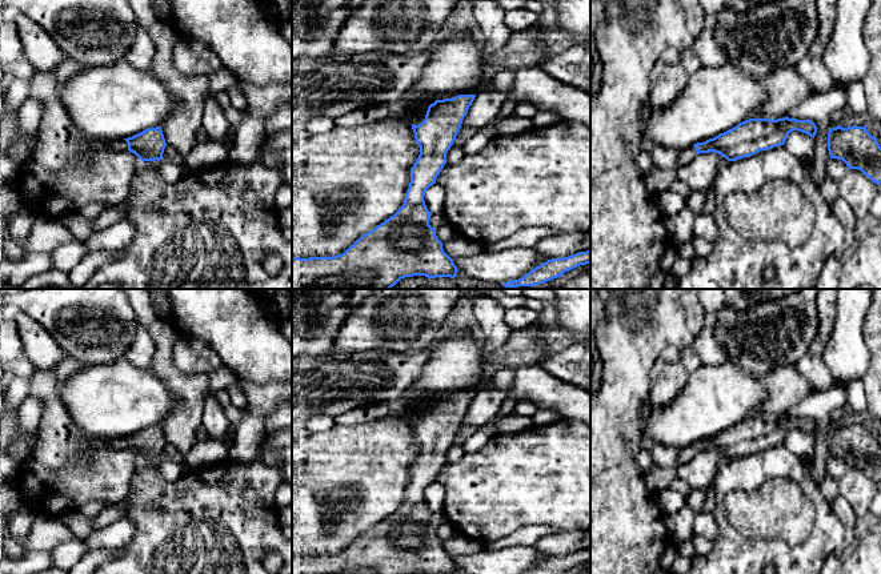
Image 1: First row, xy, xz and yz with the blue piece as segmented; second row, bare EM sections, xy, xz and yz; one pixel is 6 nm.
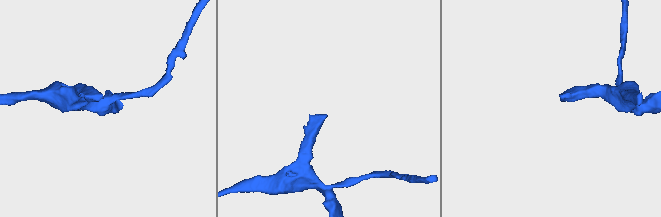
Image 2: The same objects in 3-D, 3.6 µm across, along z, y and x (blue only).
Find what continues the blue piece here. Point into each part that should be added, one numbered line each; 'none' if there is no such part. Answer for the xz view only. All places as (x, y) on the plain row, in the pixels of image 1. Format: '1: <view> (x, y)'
1: xz (416, 414)

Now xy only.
1: xy (119, 444)

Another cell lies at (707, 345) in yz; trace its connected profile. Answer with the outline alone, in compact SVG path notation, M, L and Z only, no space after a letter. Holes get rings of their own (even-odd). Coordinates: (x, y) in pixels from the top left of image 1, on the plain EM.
M706 314L701 333L694 337L692 348L697 352L702 365L720 365L729 362L729 354L720 345L714 334L714 317Z

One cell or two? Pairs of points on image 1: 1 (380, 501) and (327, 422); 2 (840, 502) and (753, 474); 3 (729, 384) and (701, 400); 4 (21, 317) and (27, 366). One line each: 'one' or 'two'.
1: two
2: two
3: one
4: two

